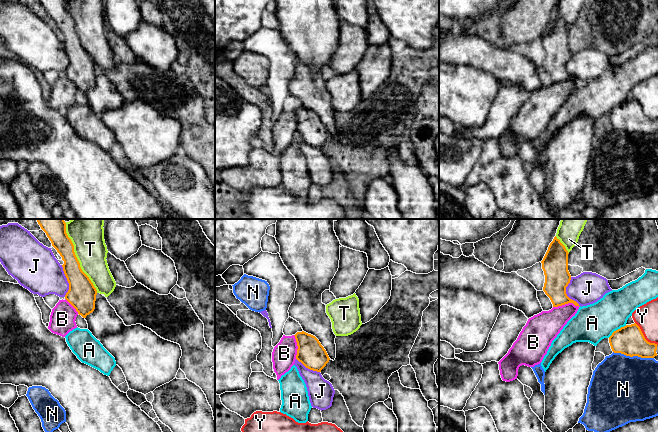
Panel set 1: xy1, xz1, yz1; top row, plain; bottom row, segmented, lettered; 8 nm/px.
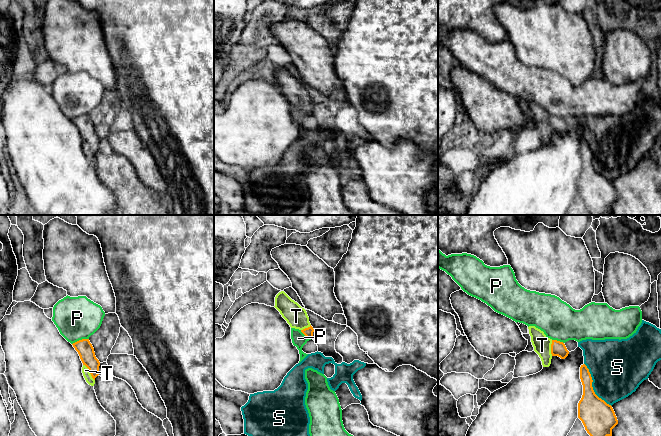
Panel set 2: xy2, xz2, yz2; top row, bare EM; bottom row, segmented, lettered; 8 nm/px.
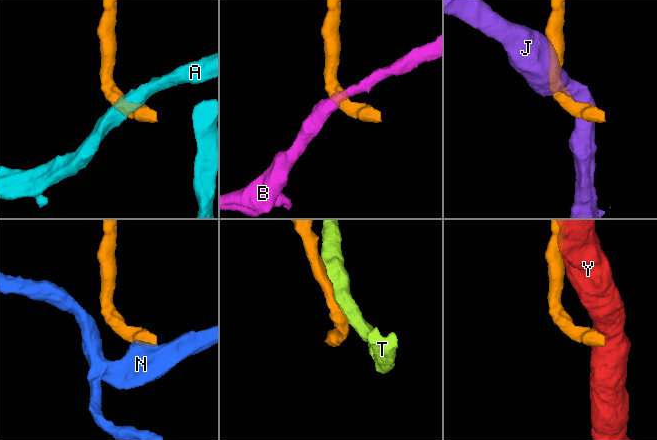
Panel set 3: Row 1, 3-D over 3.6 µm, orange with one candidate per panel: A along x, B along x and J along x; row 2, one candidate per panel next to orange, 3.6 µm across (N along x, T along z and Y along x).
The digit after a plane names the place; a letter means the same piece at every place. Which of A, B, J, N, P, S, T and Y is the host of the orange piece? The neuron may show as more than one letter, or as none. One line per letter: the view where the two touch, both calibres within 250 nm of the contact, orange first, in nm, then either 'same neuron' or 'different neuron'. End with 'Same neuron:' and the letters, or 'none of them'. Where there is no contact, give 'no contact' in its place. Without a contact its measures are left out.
A: meets orange in yz1; 240 nm thick on the orange side, 300 nm on the other; different neuron
B: meets orange in yz1; 200 nm thick on the orange side, 240 nm on the other; different neuron
J: meets orange in yz1; 200 nm thick on the orange side, 260 nm on the other; different neuron
N: meets orange in yz1; 240 nm thick on the orange side, 480 nm on the other; different neuron
P: meets orange in xy2; 130 nm thick on the orange side, 340 nm on the other; different neuron
S: meets orange in yz2; 260 nm thick on the orange side, 440 nm on the other; different neuron
T: meets orange in xy1; 200 nm thick on the orange side, 260 nm on the other; same neuron
Y: meets orange in yz1; 240 nm thick on the orange side, 190 nm on the other; different neuron
Same neuron: T

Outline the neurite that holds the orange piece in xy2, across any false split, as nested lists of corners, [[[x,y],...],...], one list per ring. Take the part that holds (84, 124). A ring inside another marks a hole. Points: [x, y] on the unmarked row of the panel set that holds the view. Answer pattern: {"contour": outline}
{"contour": [[[82,115],[72,120],[83,139],[82,149],[86,158],[94,162],[95,154],[99,151],[100,138],[95,132],[94,124],[89,115]]]}

